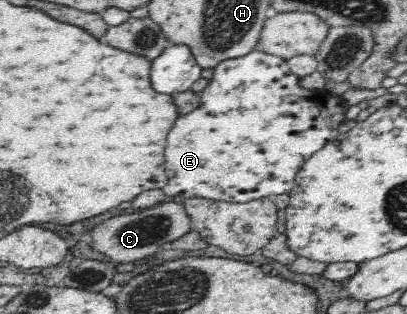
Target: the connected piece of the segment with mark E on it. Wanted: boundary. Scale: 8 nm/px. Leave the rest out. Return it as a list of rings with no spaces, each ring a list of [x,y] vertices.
[[[254,49],[251,53],[243,57],[226,59],[219,62],[219,65],[213,69],[213,75],[207,82],[207,87],[199,94],[199,107],[191,110],[191,113],[181,115],[173,129],[169,131],[167,137],[167,149],[165,149],[165,159],[167,159],[167,185],[163,191],[167,195],[181,195],[181,197],[192,198],[202,197],[215,201],[228,201],[229,203],[247,203],[254,199],[267,197],[269,195],[281,195],[289,193],[294,185],[296,176],[302,165],[327,143],[333,141],[339,134],[339,127],[344,123],[344,113],[348,110],[342,96],[336,96],[324,89],[310,90],[301,85],[301,78],[291,71],[289,64],[280,57],[263,53],[259,49]]]

